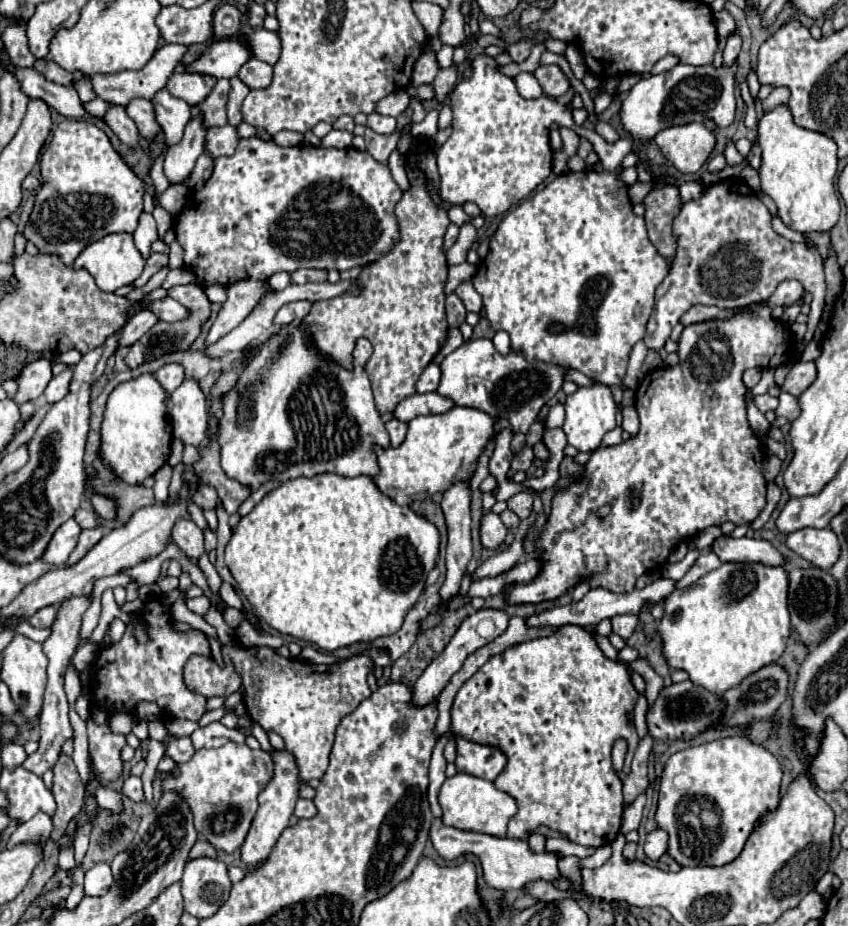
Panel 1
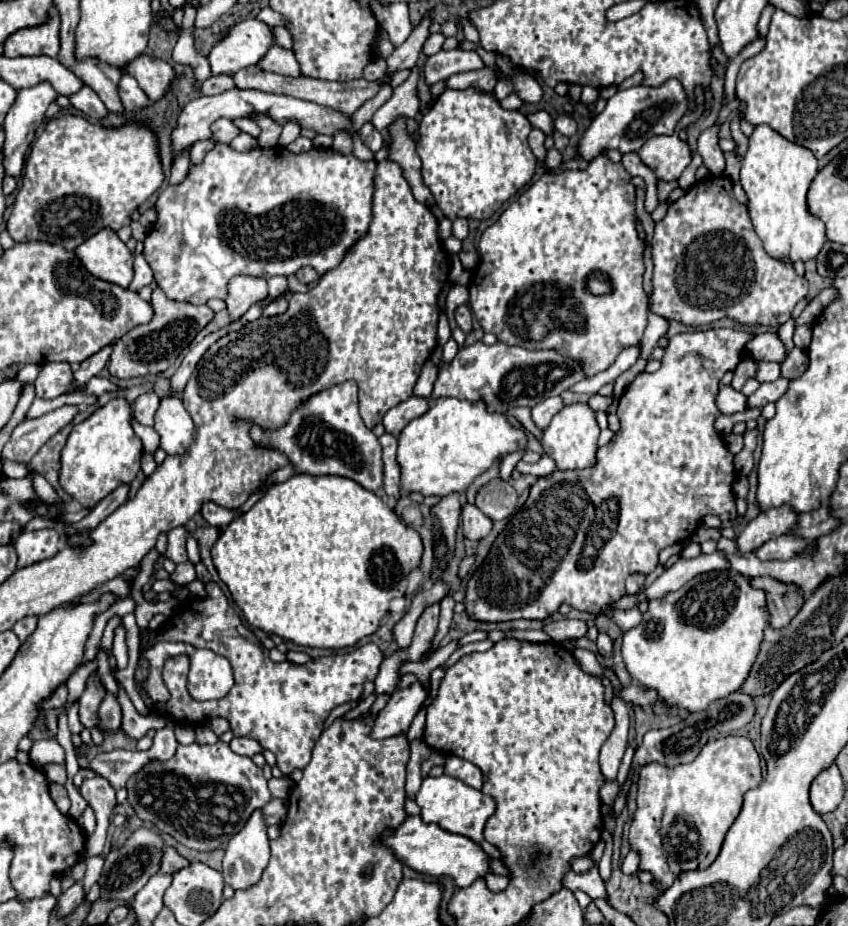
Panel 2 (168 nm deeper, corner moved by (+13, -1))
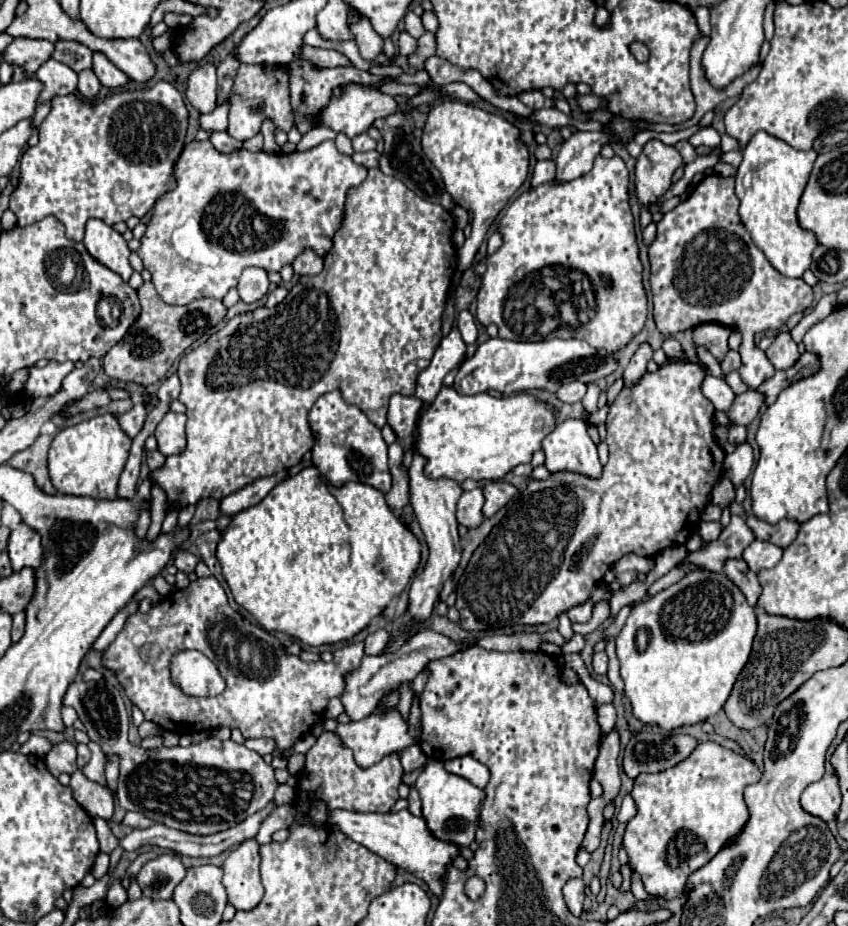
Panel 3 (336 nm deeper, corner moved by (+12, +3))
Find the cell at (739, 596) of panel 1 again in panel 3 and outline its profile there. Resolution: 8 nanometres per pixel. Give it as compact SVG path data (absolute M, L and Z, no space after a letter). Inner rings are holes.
M691 571L687 573L679 583L659 591L657 595L649 597L647 601L643 603L637 603L623 627L623 631L619 633L617 637L617 657L619 657L619 663L621 663L621 679L625 683L623 687L623 695L625 699L631 703L631 713L635 719L639 719L641 723L645 725L659 725L661 729L665 731L671 731L671 729L679 729L683 725L695 725L695 723L703 723L707 717L715 715L727 701L731 689L733 689L733 683L737 681L737 675L741 673L743 665L747 663L749 659L749 653L751 653L751 645L753 645L753 639L755 639L755 633L757 633L757 617L755 617L755 611L753 607L747 605L747 599L743 597L743 593L739 591L737 585L733 585L723 573L713 573L713 571Z

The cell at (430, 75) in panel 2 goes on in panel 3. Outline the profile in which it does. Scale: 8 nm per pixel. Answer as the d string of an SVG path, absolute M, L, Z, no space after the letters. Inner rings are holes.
M299 59L299 61L293 61L287 65L289 67L289 83L291 83L291 105L293 105L293 115L295 115L295 127L299 129L301 135L305 135L307 131L311 131L313 127L317 127L317 123L313 121L321 111L323 107L327 105L327 101L331 99L331 91L333 87L337 85L347 85L351 81L359 81L359 83L365 83L365 85L373 85L373 87L379 87L385 79L393 79L397 83L429 83L429 73L427 71L419 71L415 75L395 75L395 77L387 77L387 75L371 75L369 71L361 71L355 67L335 67L335 69L321 69L321 71L315 71L313 65L305 59Z

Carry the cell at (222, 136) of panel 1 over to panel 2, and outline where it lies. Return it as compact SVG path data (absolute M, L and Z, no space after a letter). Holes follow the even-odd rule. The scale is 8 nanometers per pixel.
M230 119L214 121L214 125L212 125L212 141L216 141L216 143L230 143L238 133L240 133L240 129L234 127L234 123Z

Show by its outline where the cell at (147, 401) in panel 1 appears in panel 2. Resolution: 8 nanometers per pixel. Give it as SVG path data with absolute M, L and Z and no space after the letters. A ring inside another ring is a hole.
M124 397L110 399L88 419L74 425L66 447L62 449L60 485L82 507L94 507L116 487L132 483L140 471L142 453L144 445L132 429L132 405Z

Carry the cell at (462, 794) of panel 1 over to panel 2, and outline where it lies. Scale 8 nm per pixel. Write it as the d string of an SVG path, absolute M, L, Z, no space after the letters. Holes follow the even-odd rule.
M440 775L440 777L424 777L420 791L416 793L416 803L420 805L422 821L436 823L444 831L466 835L468 839L482 843L484 841L484 825L494 815L496 801L490 795L484 795L480 789L474 789L462 783L456 777Z

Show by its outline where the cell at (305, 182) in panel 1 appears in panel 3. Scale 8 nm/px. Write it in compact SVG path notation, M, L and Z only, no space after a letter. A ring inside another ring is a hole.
M191 141L185 145L177 169L177 187L165 193L151 211L151 221L141 237L137 255L151 273L157 295L169 305L187 305L201 297L223 299L237 285L239 275L247 267L261 267L267 273L281 271L283 265L305 249L315 249L325 257L331 249L331 239L341 225L345 195L349 187L359 185L367 177L363 165L341 155L335 141L323 141L309 151L293 153L251 153L239 149L235 153L219 153L209 141Z

